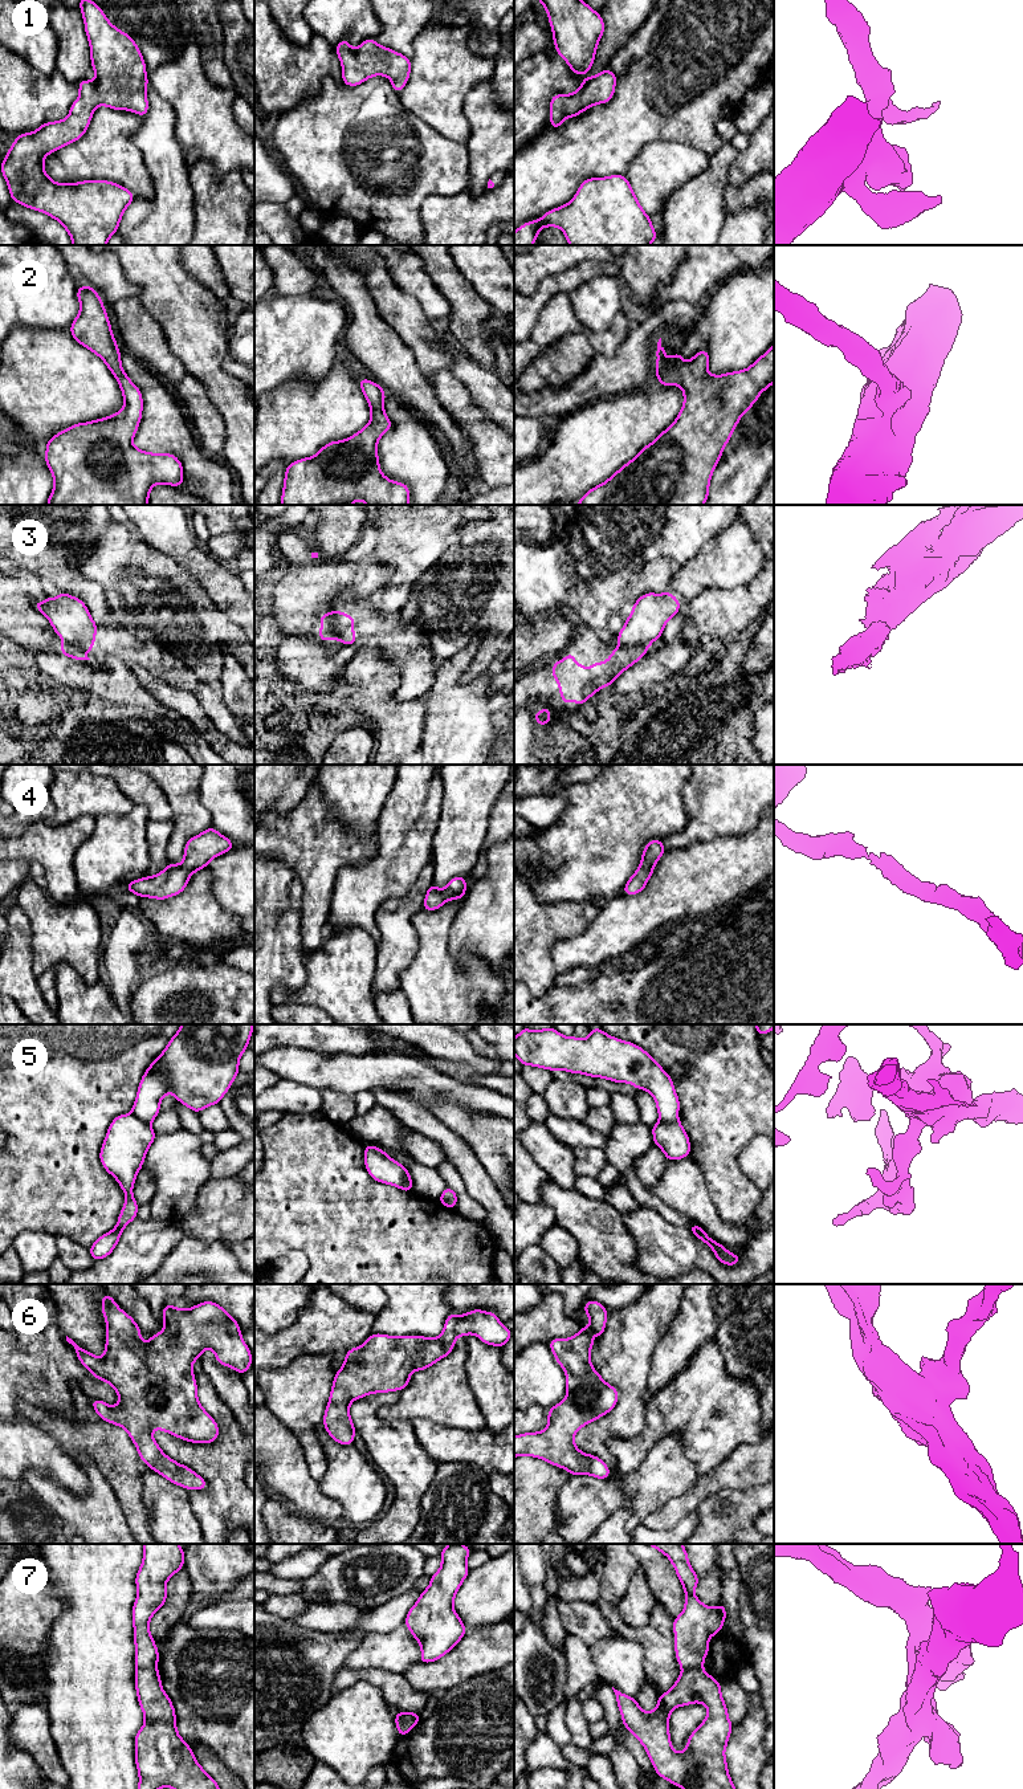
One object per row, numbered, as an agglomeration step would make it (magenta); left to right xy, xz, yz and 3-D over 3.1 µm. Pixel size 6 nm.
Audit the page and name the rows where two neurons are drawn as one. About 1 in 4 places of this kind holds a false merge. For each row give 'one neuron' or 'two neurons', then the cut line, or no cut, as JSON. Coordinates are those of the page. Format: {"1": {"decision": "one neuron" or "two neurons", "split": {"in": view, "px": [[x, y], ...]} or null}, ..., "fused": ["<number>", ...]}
{"1": {"decision": "one neuron", "split": null}, "2": {"decision": "one neuron", "split": null}, "3": {"decision": "two neurons", "split": {"in": "yz", "px": [[619, 646], [647, 647]]}}, "4": {"decision": "one neuron", "split": null}, "5": {"decision": "two neurons", "split": {"in": "yz", "px": [[660, 1120], [677, 1121]]}}, "6": {"decision": "one neuron", "split": null}, "7": {"decision": "two neurons", "split": {"in": "xy", "px": [[155, 1666], [135, 1669]]}}, "fused": ["3", "5", "7"]}

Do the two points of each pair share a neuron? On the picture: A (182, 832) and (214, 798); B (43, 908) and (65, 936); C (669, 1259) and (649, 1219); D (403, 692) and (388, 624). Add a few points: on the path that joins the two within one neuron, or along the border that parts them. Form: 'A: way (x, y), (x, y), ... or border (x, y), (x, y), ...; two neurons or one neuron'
A: border (200, 778), (199, 798), (211, 815), (212, 826); two neurons
B: way (45, 915), (58, 929); one neuron
C: way (664, 1250), (649, 1229); one neuron
D: way (407, 675), (407, 657), (399, 642); one neuron

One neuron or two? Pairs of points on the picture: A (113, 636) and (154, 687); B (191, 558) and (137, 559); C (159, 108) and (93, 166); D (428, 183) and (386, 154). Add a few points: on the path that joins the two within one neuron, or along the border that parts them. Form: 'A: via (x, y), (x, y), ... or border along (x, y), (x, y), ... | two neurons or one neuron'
A: border along (153, 675), (183, 689) | two neurons
B: border along (145, 541), (170, 555), (195, 578) | two neurons
C: border along (142, 117), (142, 123), (131, 137), (141, 154) | two neurons
D: via (427, 166), (420, 150), (411, 146), (403, 149) | one neuron

